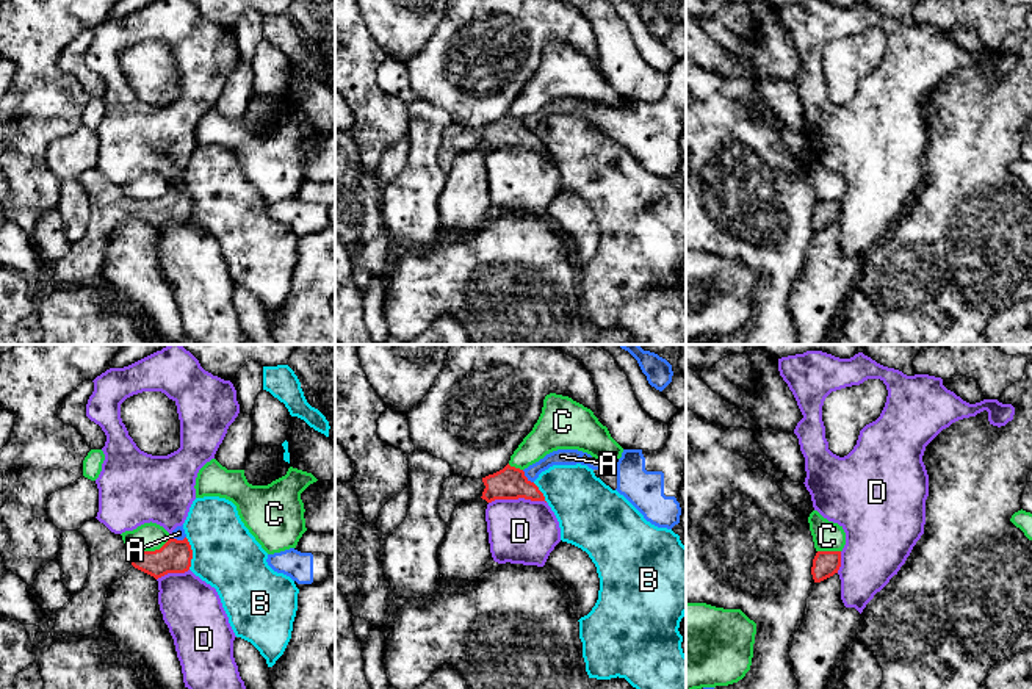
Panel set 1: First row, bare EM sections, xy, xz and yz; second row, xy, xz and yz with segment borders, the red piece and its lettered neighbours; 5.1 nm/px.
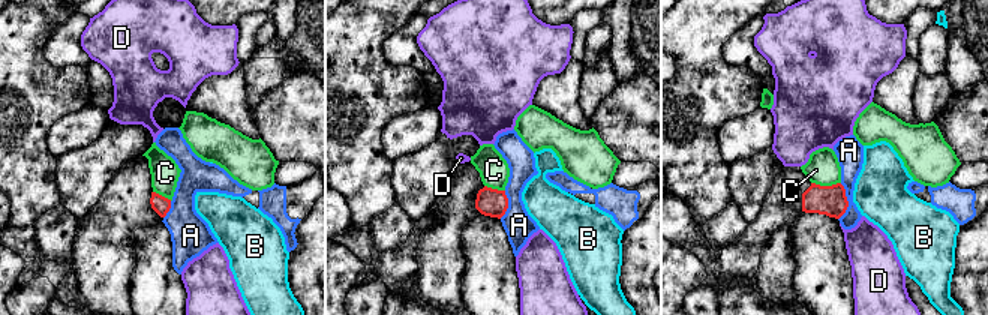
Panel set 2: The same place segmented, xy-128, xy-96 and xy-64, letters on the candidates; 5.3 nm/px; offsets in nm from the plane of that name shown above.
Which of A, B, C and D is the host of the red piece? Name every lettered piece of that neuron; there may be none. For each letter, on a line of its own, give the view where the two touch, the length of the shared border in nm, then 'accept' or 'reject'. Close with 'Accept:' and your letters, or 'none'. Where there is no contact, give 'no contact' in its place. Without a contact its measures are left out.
A: meets red in xz; contact 90 nm long; reject
B: meets red in xy; contact 170 nm long; reject
C: meets red in xy; contact 180 nm long; reject
D: meets red in xz; contact 300 nm long; reject
Accept: none

